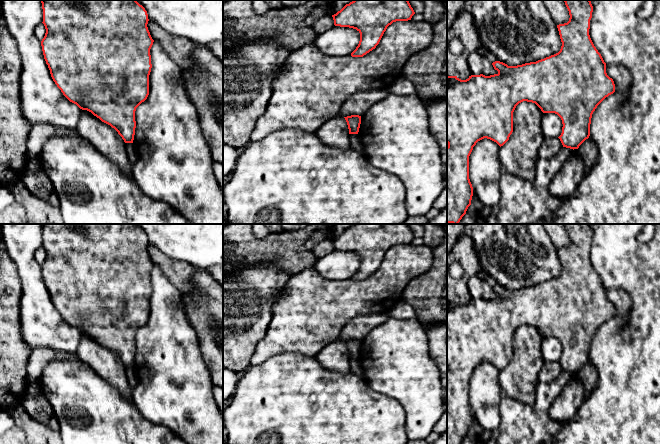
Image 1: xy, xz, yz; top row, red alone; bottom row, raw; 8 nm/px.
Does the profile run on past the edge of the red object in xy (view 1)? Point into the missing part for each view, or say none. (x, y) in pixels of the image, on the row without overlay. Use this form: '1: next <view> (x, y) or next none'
1: next none

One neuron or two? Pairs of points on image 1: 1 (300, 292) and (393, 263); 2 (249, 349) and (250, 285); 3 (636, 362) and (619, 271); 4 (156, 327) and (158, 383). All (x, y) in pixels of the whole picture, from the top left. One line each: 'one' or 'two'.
1: one
2: one
3: one
4: one

